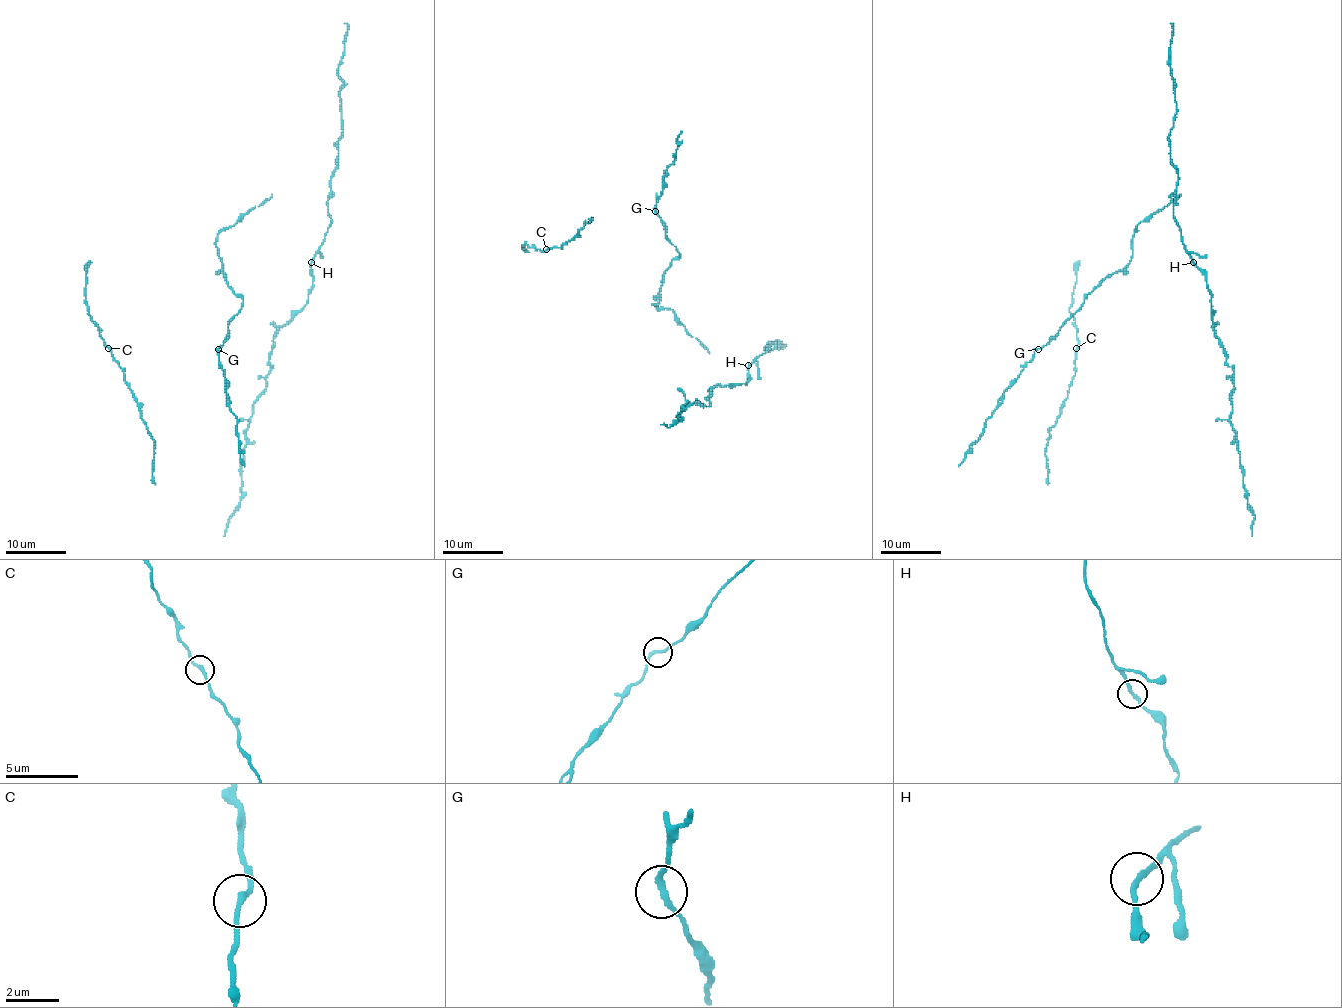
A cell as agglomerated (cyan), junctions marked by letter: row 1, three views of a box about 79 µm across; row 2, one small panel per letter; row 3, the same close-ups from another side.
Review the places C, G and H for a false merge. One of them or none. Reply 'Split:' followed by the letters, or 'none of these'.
Split: none of these

